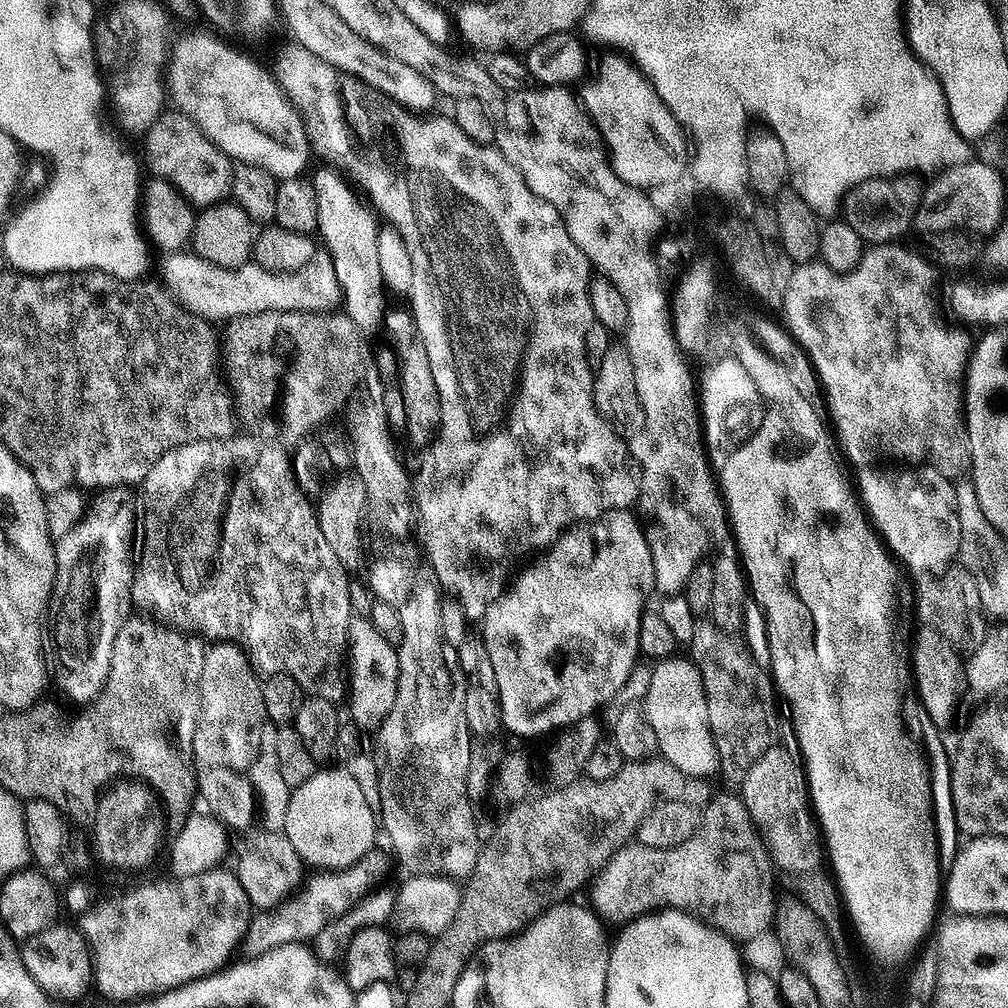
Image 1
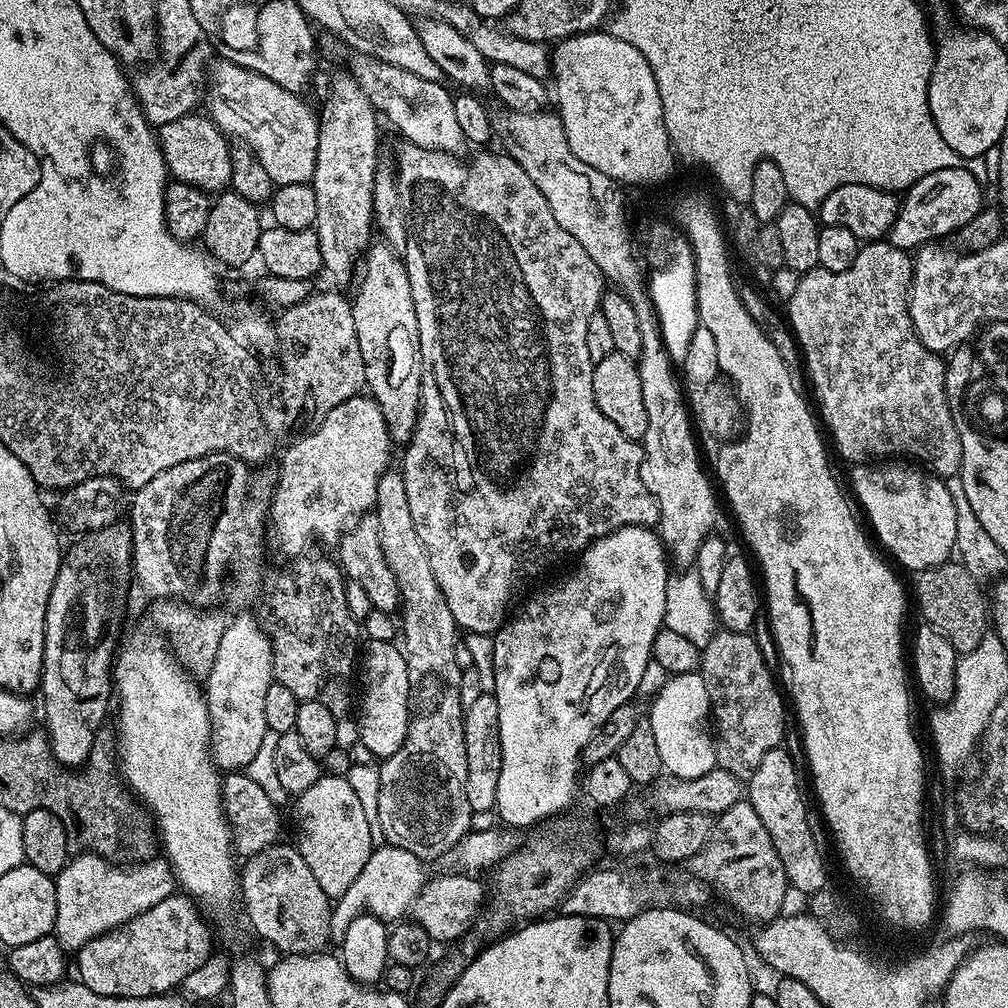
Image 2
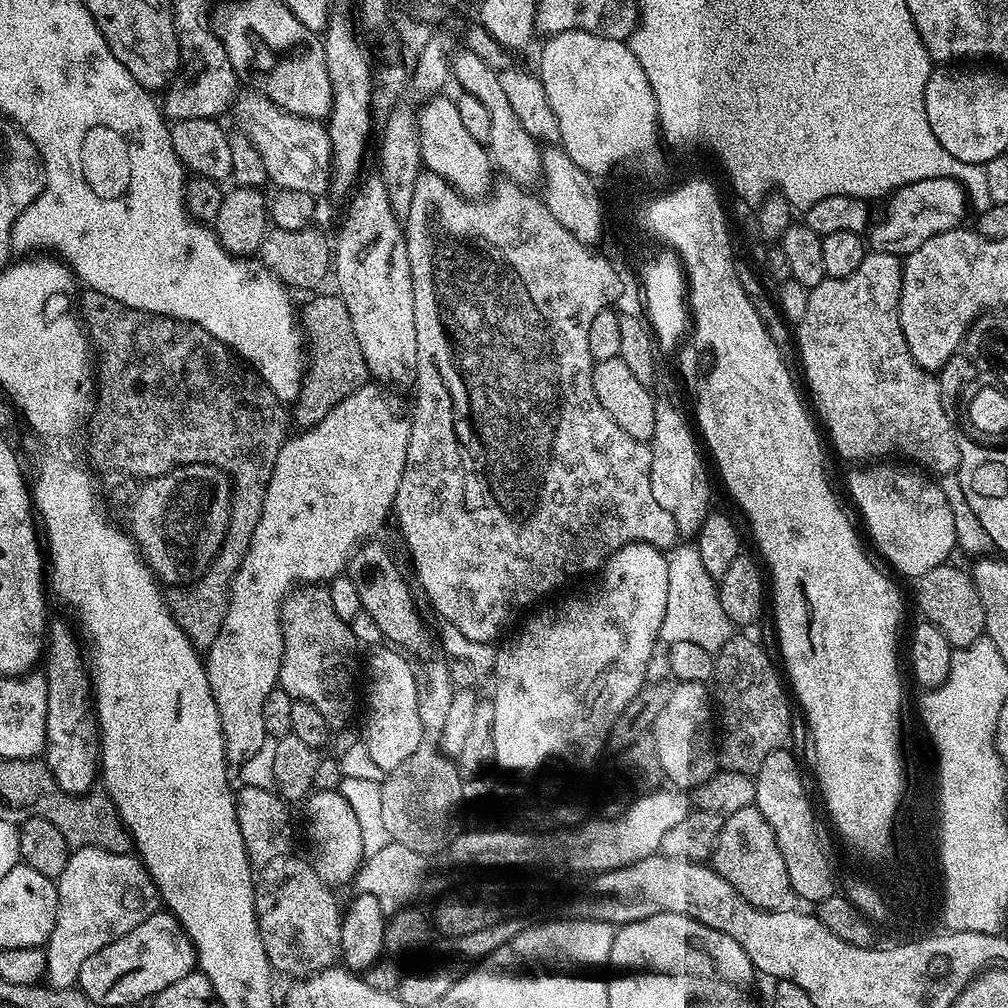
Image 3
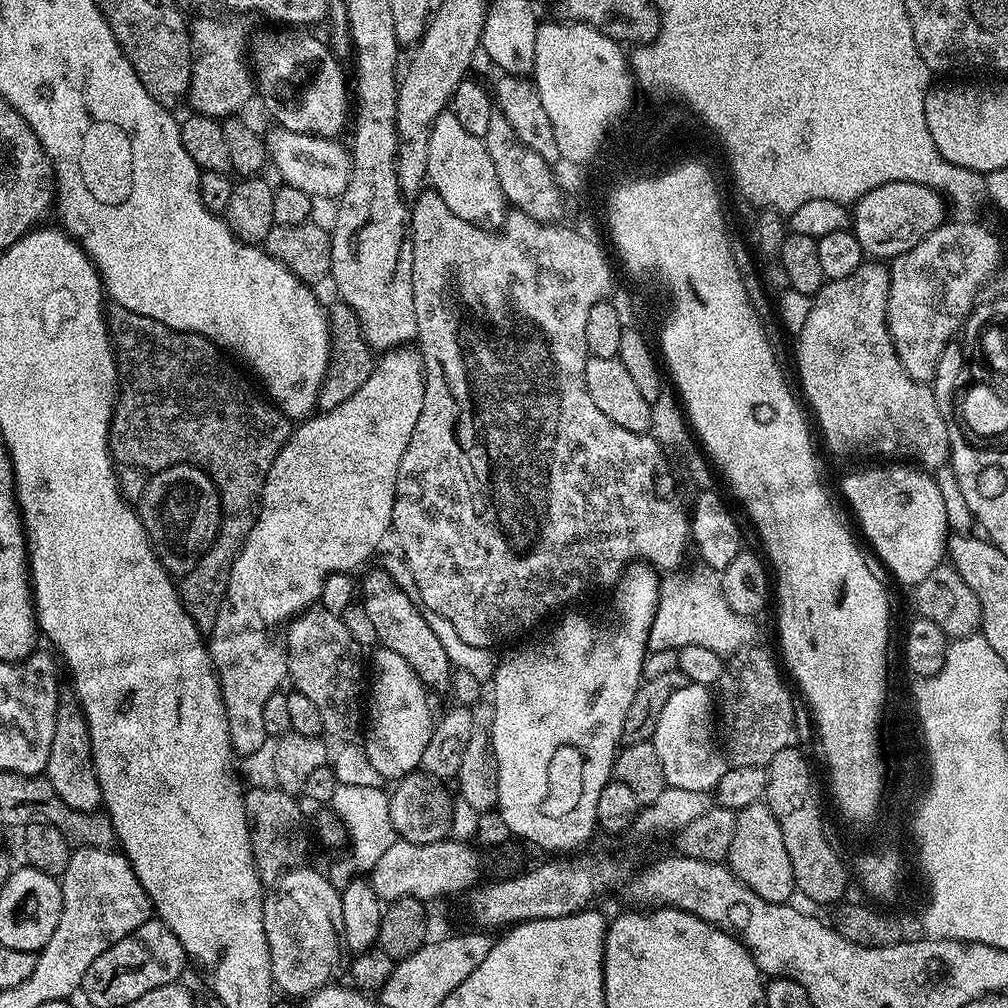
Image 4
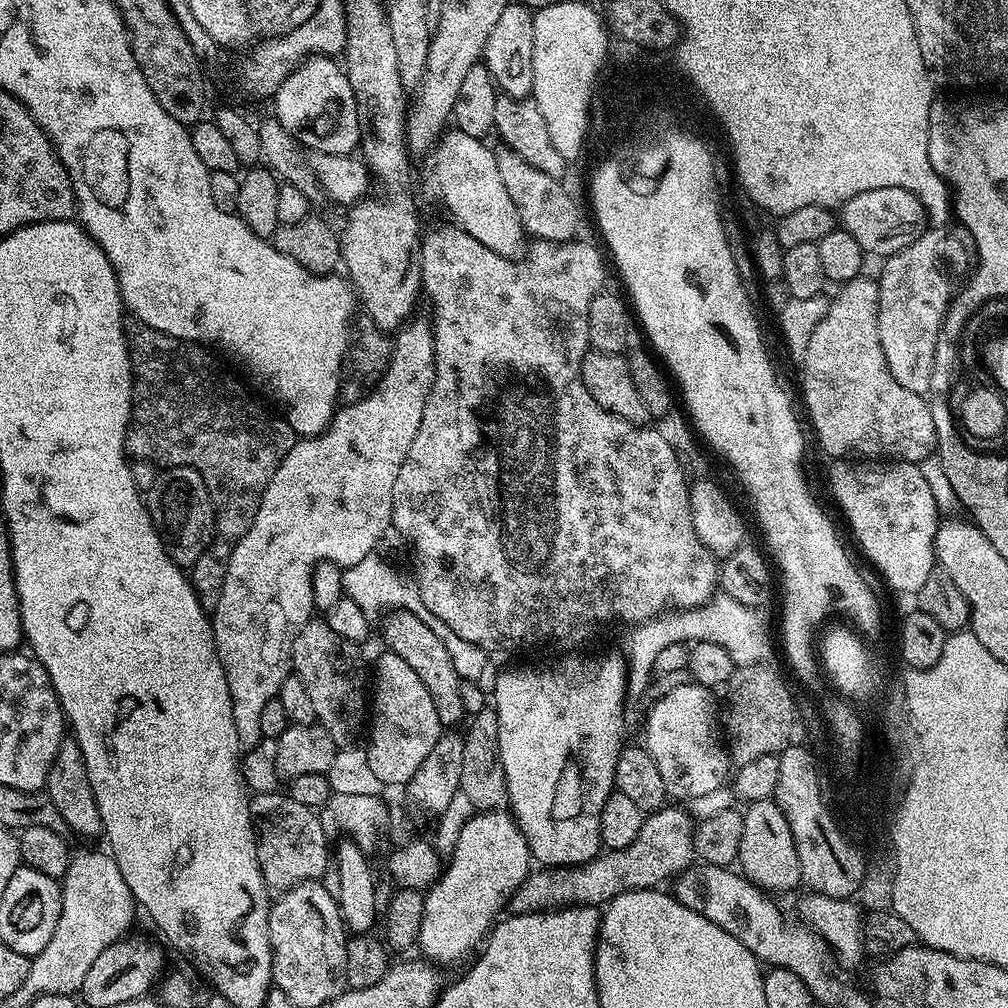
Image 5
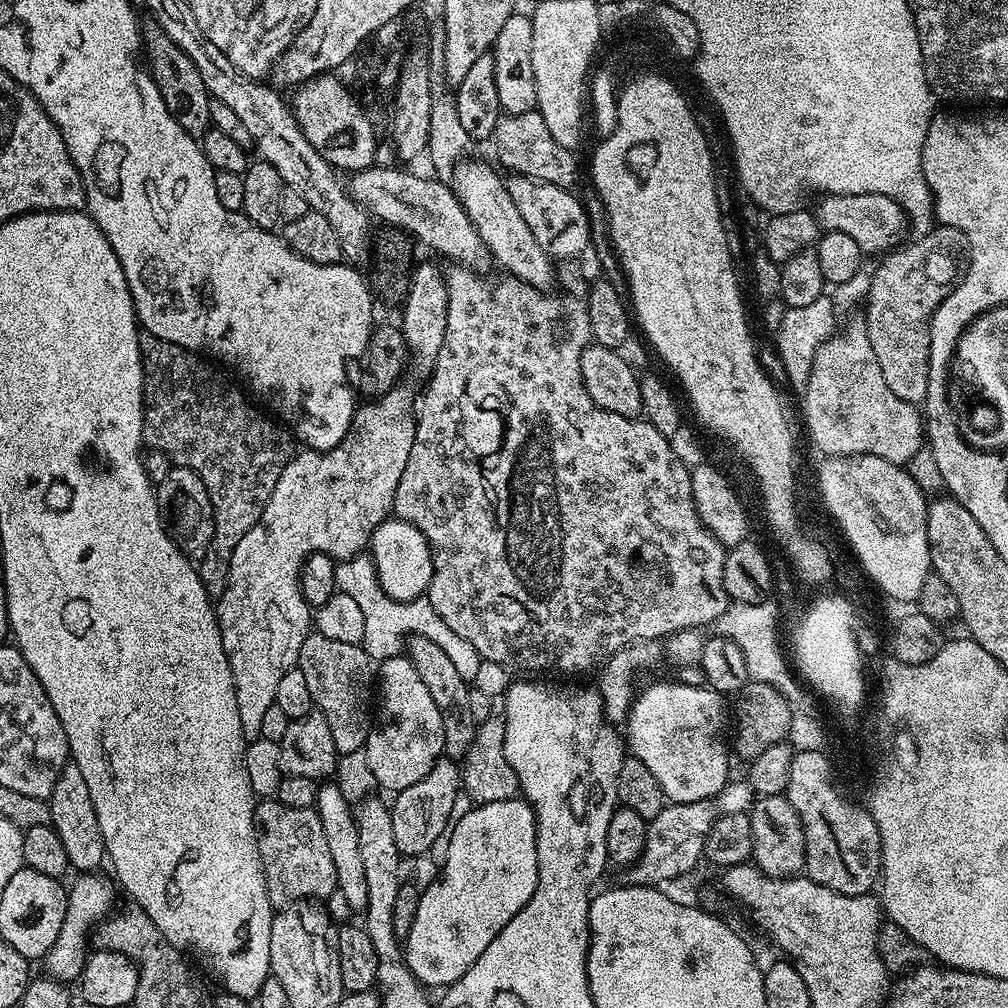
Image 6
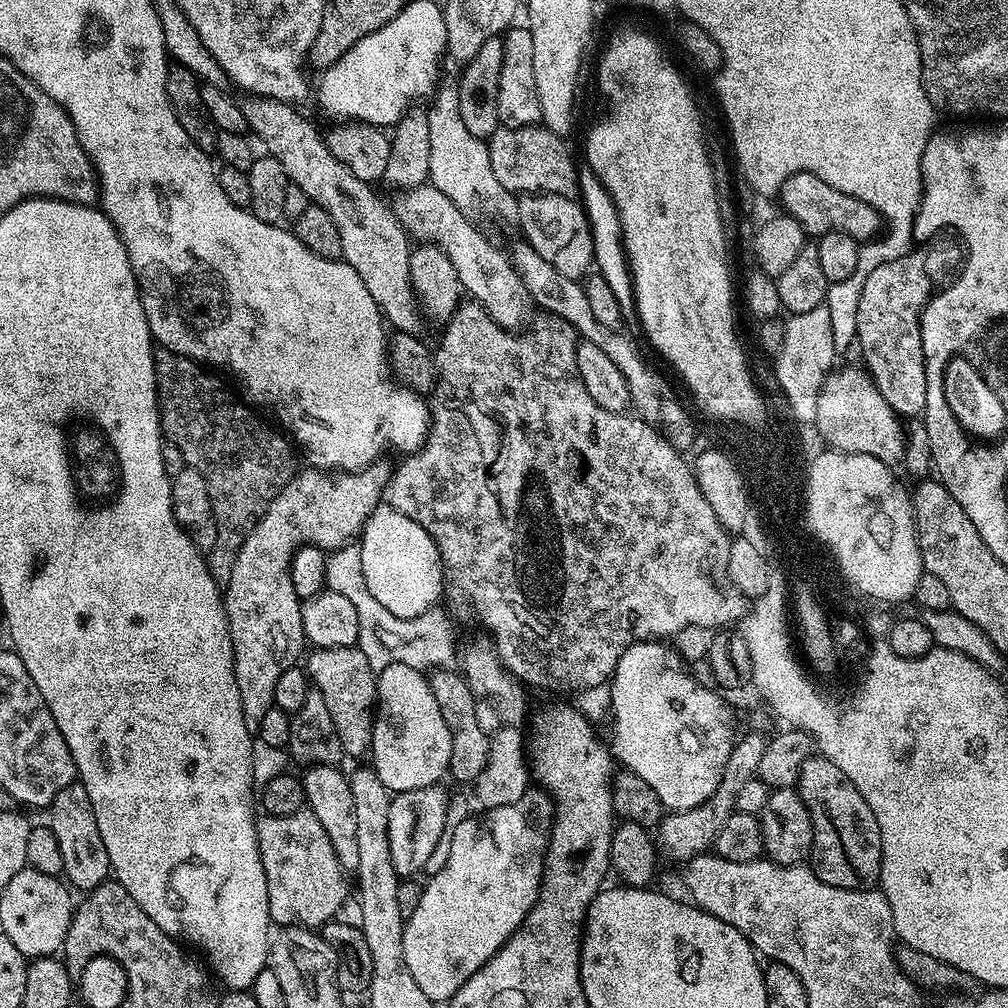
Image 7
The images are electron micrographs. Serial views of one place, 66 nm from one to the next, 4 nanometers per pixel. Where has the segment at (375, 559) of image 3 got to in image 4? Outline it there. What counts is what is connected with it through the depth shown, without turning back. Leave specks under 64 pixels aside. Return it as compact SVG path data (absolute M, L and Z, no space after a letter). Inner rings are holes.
M377 568L365 578L362 586L360 584L360 598L379 643L394 650L394 654L402 654L406 662L410 662L414 674L418 674L425 688L433 693L446 691L452 684L454 667L413 597L402 591L387 571Z

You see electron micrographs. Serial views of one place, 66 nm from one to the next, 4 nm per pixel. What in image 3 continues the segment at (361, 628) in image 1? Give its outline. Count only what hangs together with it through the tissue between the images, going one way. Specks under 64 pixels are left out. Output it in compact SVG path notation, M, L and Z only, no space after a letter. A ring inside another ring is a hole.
M376 646L368 656L368 717L364 720L364 742L367 752L370 753L375 765L380 766L384 774L390 773L406 758L410 758L422 746L420 738L426 734L422 718L418 718L418 686L416 685L417 669L403 651L392 646Z

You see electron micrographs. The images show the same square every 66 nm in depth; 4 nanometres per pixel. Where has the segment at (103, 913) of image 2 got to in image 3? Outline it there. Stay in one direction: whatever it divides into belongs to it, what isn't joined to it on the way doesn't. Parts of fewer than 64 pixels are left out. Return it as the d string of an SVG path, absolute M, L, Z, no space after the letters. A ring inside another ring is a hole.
M82 847L75 849L68 857L62 874L56 878L58 890L58 916L55 918L54 930L45 947L47 970L45 979L53 988L71 988L78 981L82 964L110 942L124 937L141 925L160 908L157 888L153 884L143 861L129 853L108 852L101 847Z

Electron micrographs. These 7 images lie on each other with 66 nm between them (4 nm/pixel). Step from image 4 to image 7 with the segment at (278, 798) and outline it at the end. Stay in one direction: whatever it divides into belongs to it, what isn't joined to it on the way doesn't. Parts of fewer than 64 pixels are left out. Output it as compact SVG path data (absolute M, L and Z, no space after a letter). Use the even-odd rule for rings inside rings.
M301 810L294 814L286 814L285 816L261 815L256 821L256 841L258 842L258 850L262 858L262 866L266 870L269 921L276 926L299 926L313 930L319 929L321 926L329 923L333 919L335 911L338 910L338 906L342 905L342 900L350 895L350 880L345 873L344 867L338 862L338 854L334 854L334 846L330 846L330 838L326 838L326 830L322 830L321 824L318 823L318 818L314 818L314 814L307 810Z

